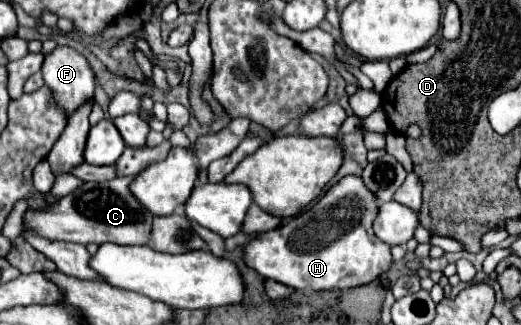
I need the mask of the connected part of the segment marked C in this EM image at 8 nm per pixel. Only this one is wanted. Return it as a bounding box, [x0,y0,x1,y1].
[20,176,154,244]

